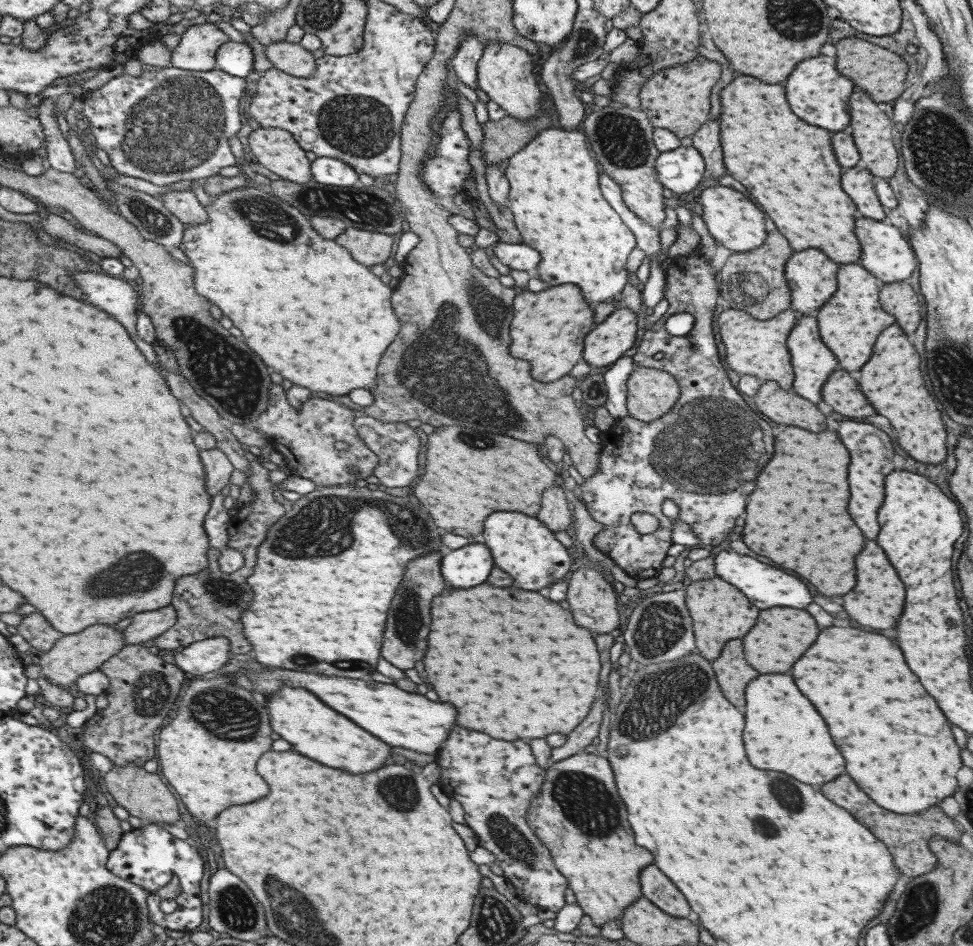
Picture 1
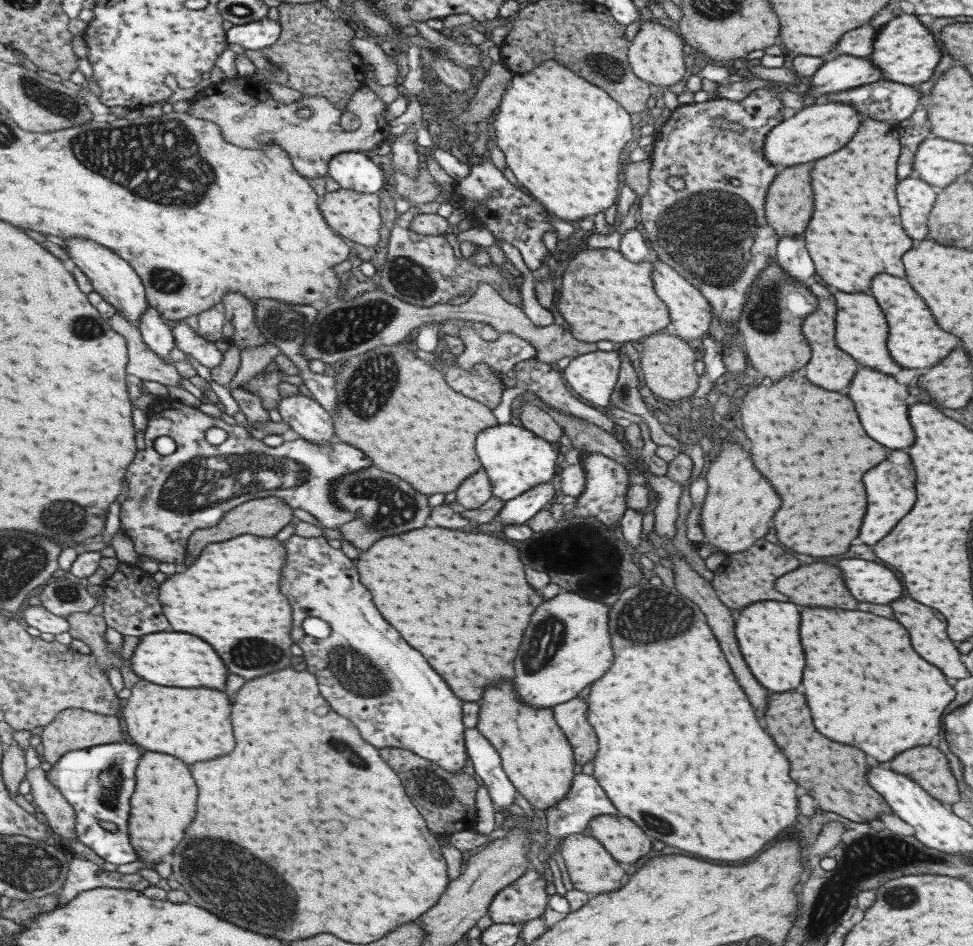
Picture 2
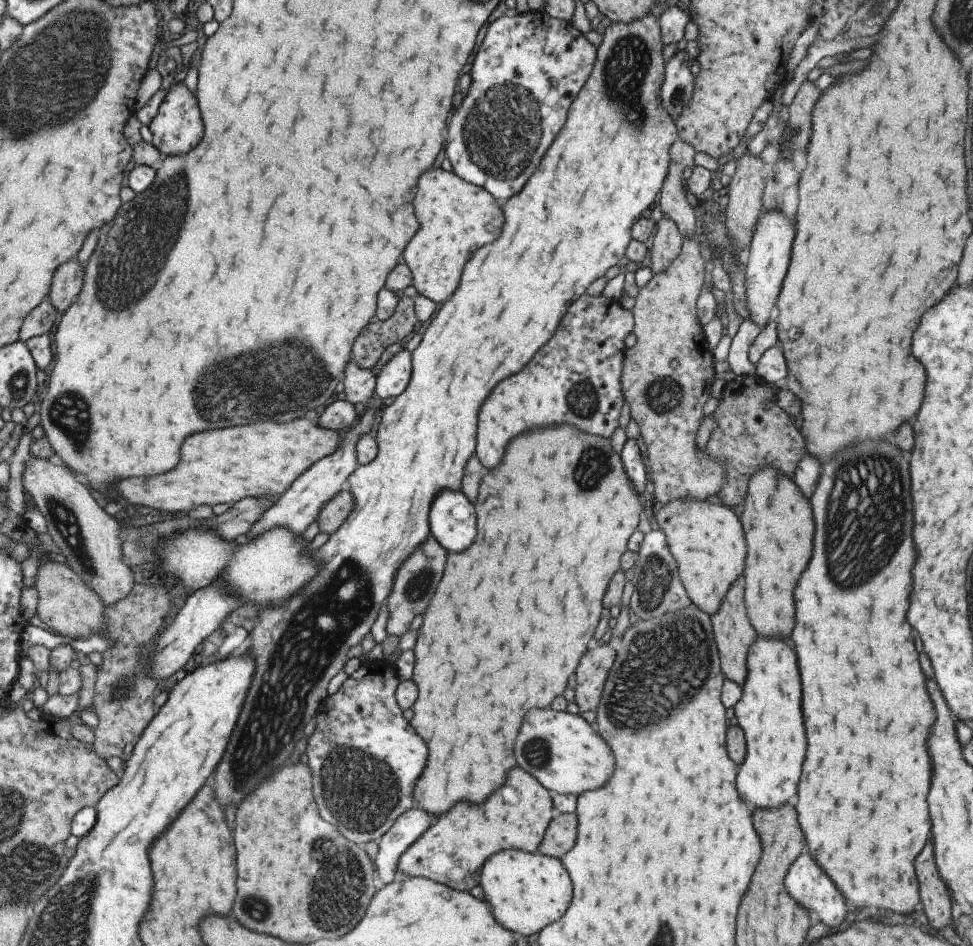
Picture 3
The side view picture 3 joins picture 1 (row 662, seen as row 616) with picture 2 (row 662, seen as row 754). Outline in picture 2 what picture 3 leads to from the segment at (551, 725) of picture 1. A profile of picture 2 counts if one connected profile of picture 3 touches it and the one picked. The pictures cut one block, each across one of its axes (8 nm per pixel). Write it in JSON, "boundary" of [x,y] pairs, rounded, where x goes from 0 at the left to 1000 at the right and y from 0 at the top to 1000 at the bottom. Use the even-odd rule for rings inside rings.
{"boundary":[[[435,556],[433,560],[390,569],[390,573],[369,586],[365,600],[394,655],[398,655],[410,672],[414,670],[414,677],[422,685],[433,689],[439,702],[443,702],[472,740],[488,742],[494,738],[496,725],[515,717],[527,717],[527,696],[535,670],[556,632],[546,619],[542,619],[538,596],[525,575],[501,564]],[[484,660],[496,660],[496,666],[490,668]]]}

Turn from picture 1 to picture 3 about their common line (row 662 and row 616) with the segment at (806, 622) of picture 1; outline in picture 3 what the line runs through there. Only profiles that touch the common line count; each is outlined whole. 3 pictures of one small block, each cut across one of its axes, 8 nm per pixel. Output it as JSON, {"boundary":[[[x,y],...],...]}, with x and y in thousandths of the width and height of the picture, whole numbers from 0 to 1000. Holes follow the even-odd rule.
{"boundary":[[[780,494],[769,507],[767,523],[760,545],[762,558],[766,564],[766,645],[772,662],[780,672],[809,672],[815,664],[815,619],[825,605],[831,586],[834,586],[834,567],[836,567],[836,548],[829,526],[817,516],[817,512],[799,499],[794,494]]]}

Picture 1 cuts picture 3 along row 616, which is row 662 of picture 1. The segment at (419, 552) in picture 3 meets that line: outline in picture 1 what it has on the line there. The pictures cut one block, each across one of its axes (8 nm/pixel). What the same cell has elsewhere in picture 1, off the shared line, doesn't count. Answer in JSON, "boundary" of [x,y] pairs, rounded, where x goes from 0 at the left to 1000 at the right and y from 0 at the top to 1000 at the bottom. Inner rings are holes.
{"boundary":[[[445,582],[433,586],[431,590],[427,590],[427,594],[422,592],[414,605],[414,613],[406,626],[406,630],[400,636],[400,645],[398,645],[398,658],[396,658],[396,666],[394,666],[394,683],[392,683],[392,693],[404,702],[410,708],[418,708],[424,706],[424,702],[429,698],[433,698],[439,681],[439,668],[441,668],[441,641],[443,641],[443,632],[449,630],[457,617],[455,617],[455,609],[453,609],[452,592],[456,582]]]}

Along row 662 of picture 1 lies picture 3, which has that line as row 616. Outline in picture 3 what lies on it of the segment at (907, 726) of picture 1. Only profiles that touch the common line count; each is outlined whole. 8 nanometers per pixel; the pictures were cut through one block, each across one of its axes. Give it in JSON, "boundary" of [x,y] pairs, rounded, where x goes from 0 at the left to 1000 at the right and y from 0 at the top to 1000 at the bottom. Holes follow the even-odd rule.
{"boundary":[[[885,465],[881,469],[875,469],[852,486],[844,490],[844,501],[840,505],[838,518],[834,522],[834,539],[836,539],[836,581],[829,598],[823,605],[821,617],[817,617],[817,662],[813,666],[815,687],[819,691],[821,702],[821,717],[823,717],[823,753],[825,753],[825,765],[827,765],[827,780],[829,780],[829,795],[823,814],[823,825],[819,831],[819,850],[817,860],[819,869],[825,877],[827,892],[836,909],[848,920],[848,924],[858,930],[858,937],[864,941],[868,951],[877,953],[881,960],[897,960],[897,962],[918,962],[924,966],[932,966],[942,956],[942,930],[938,922],[938,907],[949,896],[951,888],[955,886],[955,863],[953,863],[953,835],[957,829],[957,803],[953,801],[951,782],[953,774],[957,774],[957,761],[959,748],[957,740],[951,729],[951,717],[947,712],[942,689],[938,683],[936,662],[930,655],[930,647],[934,641],[934,626],[936,626],[936,598],[940,594],[940,579],[936,571],[936,562],[932,564],[936,556],[936,526],[934,526],[934,499],[932,499],[932,486],[934,478],[928,478],[912,465]]]}

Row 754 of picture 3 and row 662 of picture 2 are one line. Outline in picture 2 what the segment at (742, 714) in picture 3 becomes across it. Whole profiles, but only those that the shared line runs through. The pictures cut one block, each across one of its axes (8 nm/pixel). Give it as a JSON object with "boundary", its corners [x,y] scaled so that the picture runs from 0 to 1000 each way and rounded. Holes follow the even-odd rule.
{"boundary":[[[776,636],[769,638],[755,655],[755,674],[770,710],[790,732],[817,729],[823,721],[823,708],[827,704],[821,672],[821,647],[811,636]]]}

